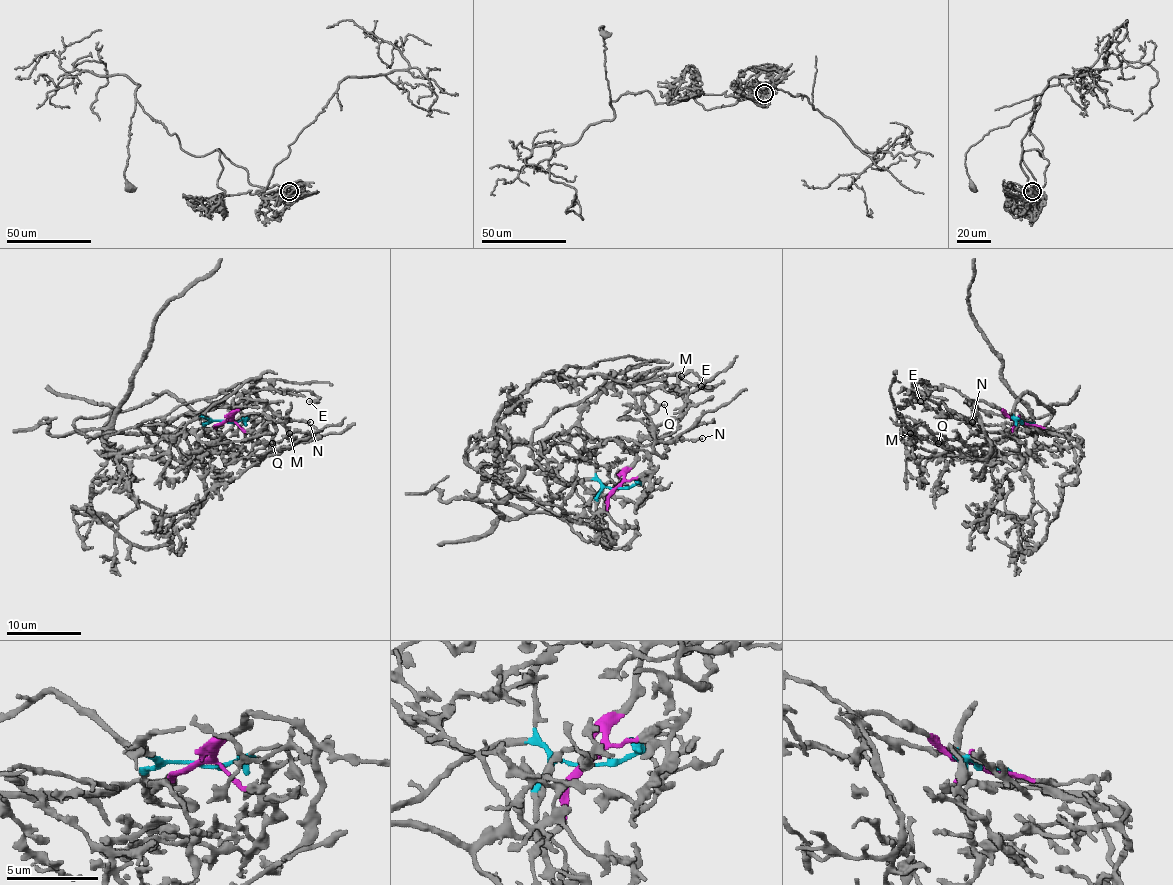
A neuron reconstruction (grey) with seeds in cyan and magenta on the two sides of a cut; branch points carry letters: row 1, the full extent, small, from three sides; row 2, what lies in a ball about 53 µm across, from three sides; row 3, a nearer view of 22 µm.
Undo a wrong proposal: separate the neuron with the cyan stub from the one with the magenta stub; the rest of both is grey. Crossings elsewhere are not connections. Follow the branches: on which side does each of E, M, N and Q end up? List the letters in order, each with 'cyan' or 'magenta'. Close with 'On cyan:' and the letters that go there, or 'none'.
E: magenta
M: magenta
N: magenta
Q: magenta
On cyan: none

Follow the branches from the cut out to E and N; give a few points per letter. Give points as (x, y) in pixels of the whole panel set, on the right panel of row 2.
E: (1021, 420), (953, 388), (922, 381), (925, 390), (918, 392), (923, 398), (920, 401)
N: (1021, 420), (1006, 416), (993, 405), (974, 401), (976, 411), (972, 422)

